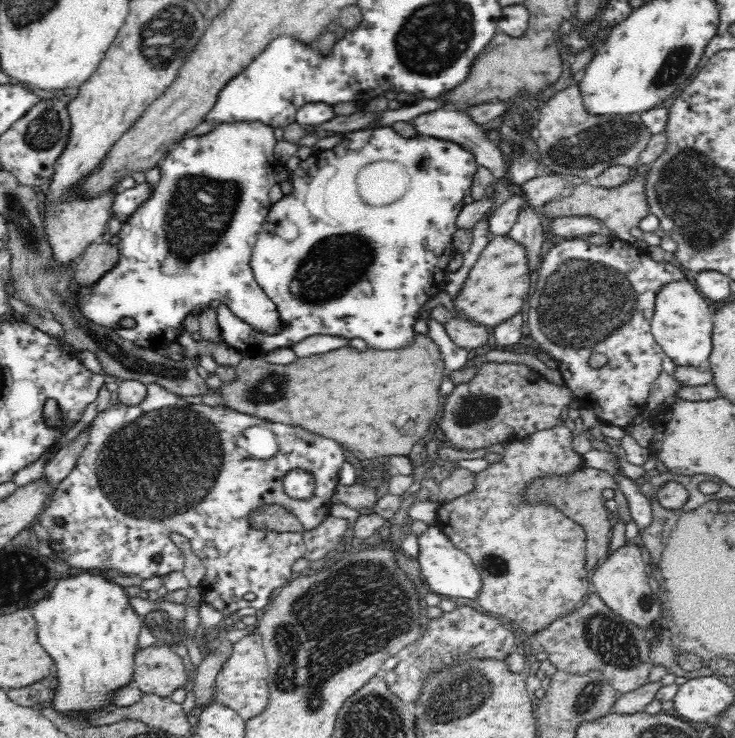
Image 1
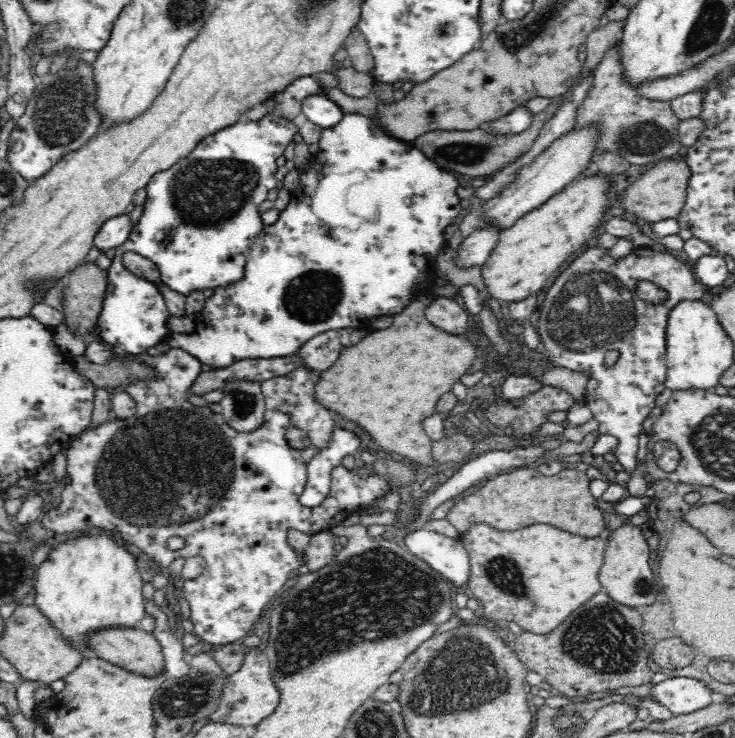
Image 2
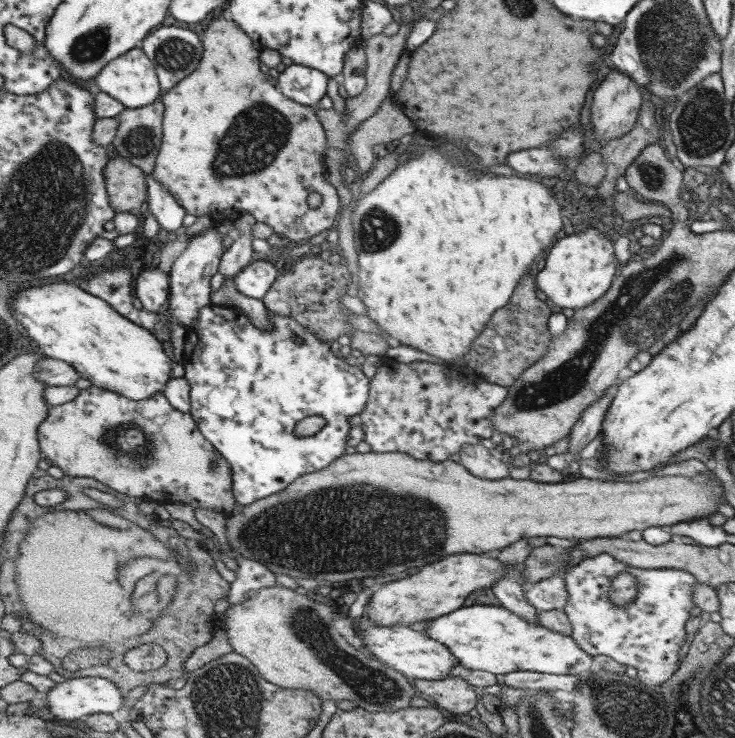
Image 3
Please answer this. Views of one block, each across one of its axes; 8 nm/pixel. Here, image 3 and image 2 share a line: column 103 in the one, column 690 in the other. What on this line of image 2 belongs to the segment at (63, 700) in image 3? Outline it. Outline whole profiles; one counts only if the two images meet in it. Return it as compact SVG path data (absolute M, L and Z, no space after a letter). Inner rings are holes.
M680 676L652 683L647 696L654 701L660 701L675 715L682 715L710 705L712 693L713 690L704 681Z

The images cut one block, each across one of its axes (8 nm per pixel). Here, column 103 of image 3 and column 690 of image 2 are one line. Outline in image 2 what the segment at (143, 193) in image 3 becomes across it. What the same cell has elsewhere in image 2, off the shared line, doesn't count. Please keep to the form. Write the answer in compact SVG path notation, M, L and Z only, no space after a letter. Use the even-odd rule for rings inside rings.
M667 159L656 162L654 167L640 175L635 182L618 193L618 200L624 206L624 215L638 223L644 221L655 223L667 218L676 219L686 198L690 175L691 172L684 160L673 161Z

